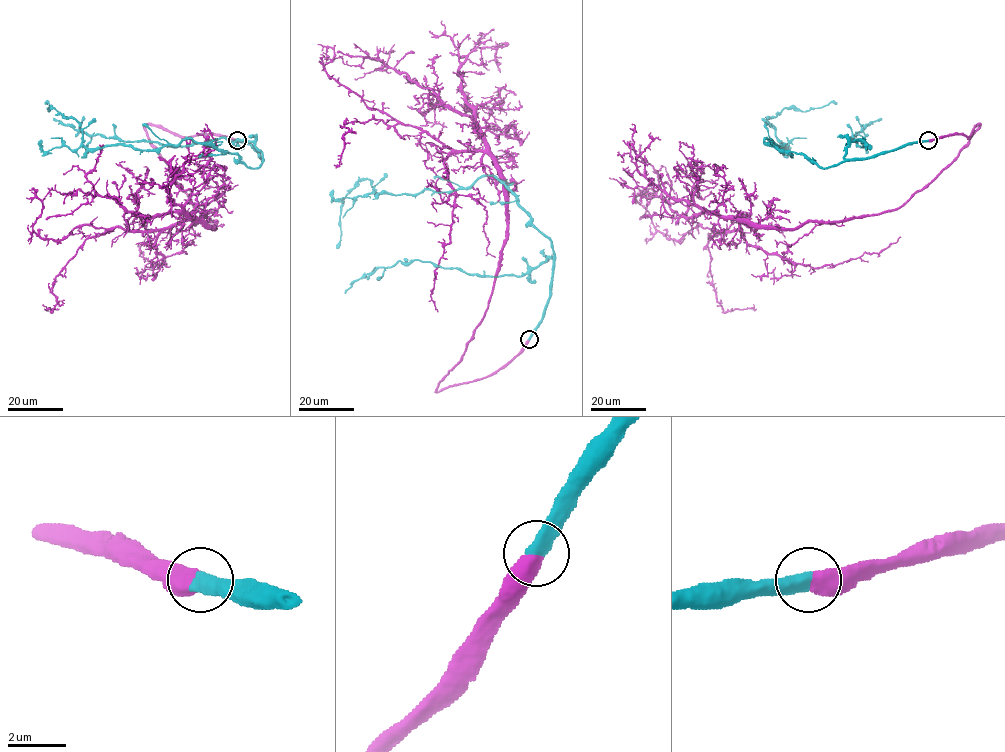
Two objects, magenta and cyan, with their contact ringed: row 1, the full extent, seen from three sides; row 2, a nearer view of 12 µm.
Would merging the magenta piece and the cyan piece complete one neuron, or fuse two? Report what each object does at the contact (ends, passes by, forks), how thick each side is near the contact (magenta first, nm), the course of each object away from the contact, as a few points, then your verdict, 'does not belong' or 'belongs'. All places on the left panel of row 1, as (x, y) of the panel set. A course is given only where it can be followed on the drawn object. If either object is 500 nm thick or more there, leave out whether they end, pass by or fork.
600 nm thick on the magenta side, 550 nm on the other; magenta runs (237, 140), (144, 126), (215, 228), (86, 225), (43, 239), (32, 227), (43, 203), (29, 189); cyan runs (237, 140), (260, 165), (187, 139), (86, 148), (80, 124), (45, 104); belongs

